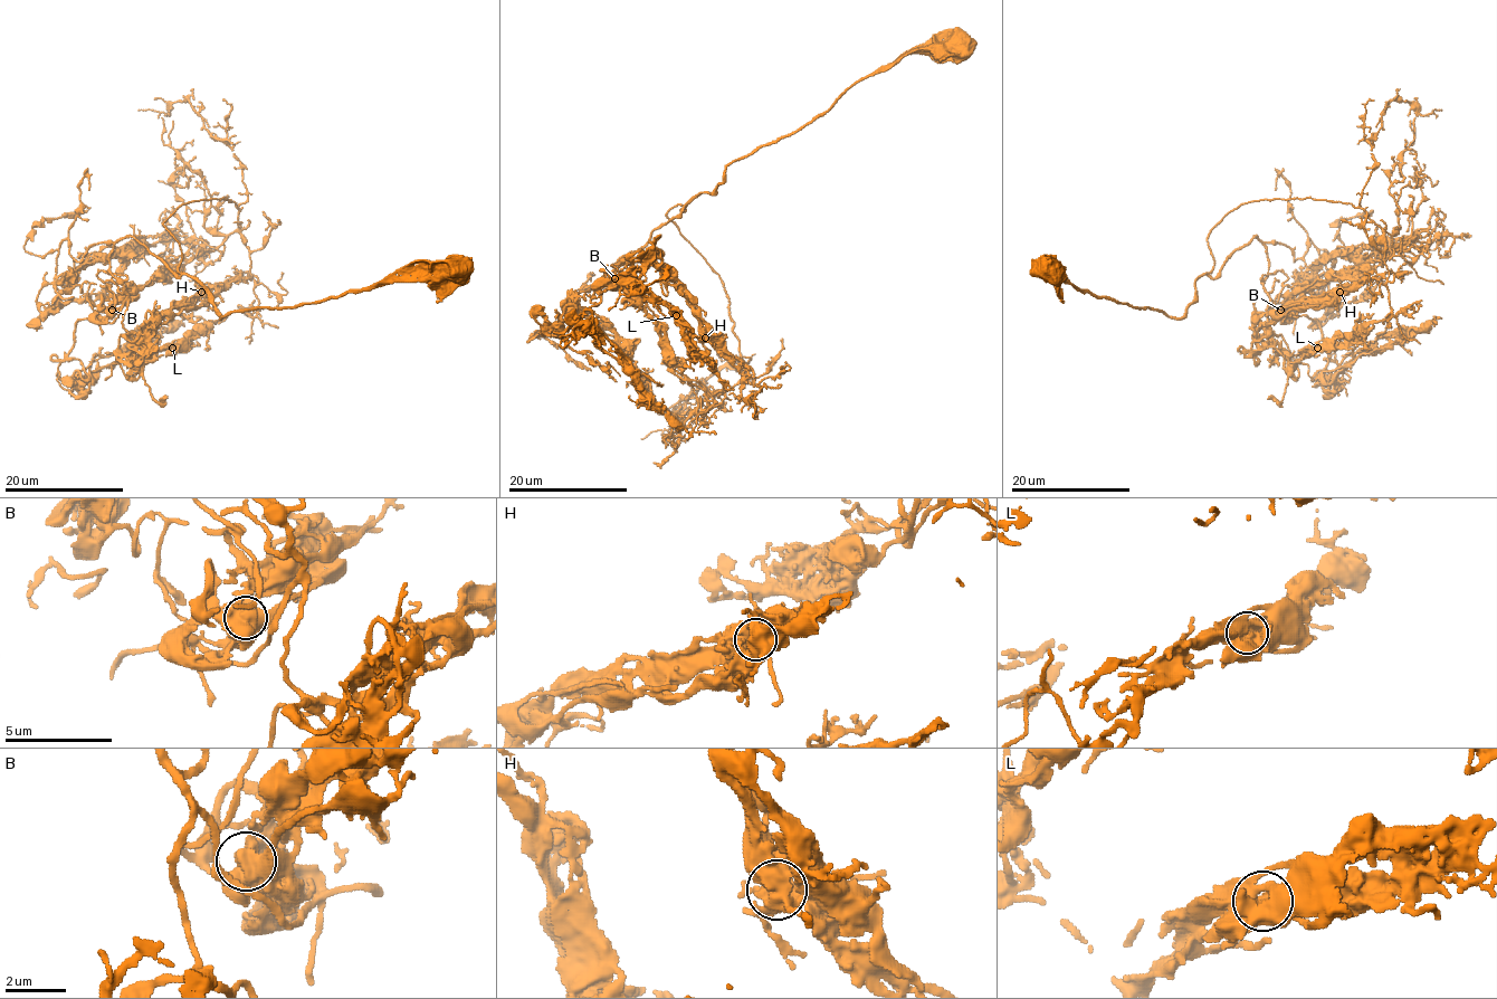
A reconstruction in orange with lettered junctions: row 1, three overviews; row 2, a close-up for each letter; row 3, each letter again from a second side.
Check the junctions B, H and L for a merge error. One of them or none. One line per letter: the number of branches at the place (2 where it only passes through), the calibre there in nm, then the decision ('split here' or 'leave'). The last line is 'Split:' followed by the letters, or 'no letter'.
B: branches 3; calibre 600 nm; leave
H: branches 4; calibre 700 nm; leave
L: branches 4; calibre 650 nm; leave
Split: no letter

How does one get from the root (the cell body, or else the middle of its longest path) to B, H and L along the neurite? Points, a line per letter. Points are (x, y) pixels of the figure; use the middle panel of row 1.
B: (959, 45), (912, 49), (733, 160), (713, 192), (613, 264), (629, 265), (614, 278)
H: (959, 45), (912, 49), (858, 79), (827, 111), (733, 160), (713, 192), (611, 265), (656, 265), (705, 338)
L: (959, 45), (912, 49), (858, 79), (733, 160), (713, 192), (611, 265), (638, 268), (640, 292), (675, 315)

